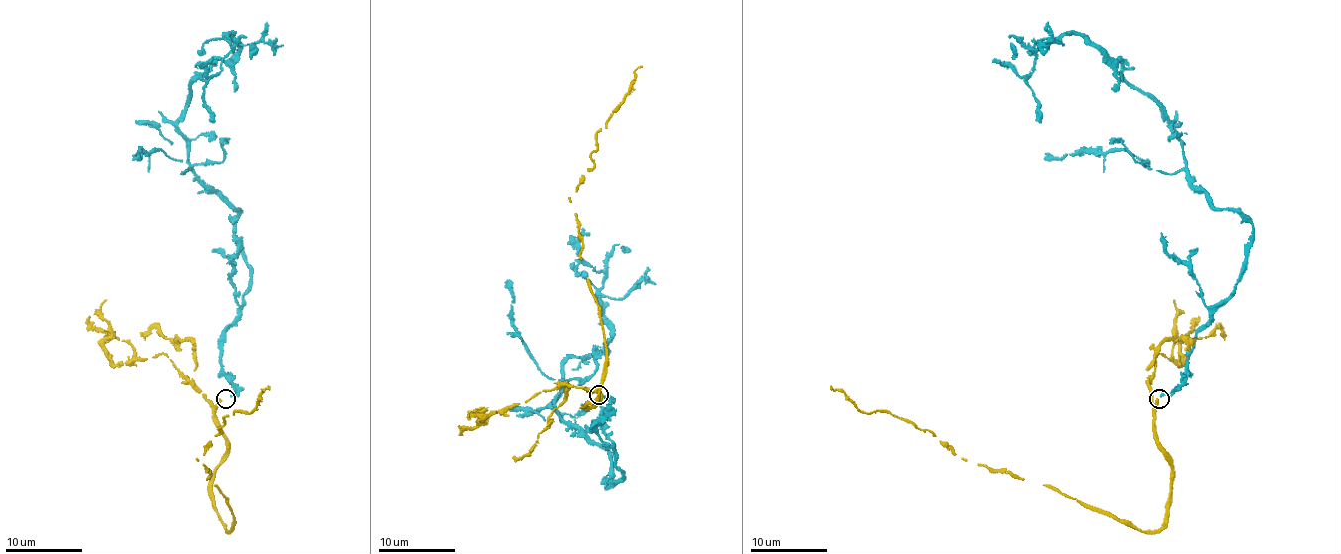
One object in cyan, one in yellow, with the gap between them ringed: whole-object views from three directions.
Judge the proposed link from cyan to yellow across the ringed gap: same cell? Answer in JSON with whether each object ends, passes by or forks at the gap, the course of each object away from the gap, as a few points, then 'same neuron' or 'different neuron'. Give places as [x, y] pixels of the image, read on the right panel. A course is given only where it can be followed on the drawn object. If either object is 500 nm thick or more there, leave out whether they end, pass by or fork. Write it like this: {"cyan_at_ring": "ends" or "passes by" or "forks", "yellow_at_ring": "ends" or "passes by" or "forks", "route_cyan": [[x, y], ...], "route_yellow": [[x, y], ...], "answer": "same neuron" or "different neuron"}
{"cyan_at_ring": "ends", "yellow_at_ring": "ends", "route_cyan": [[1159, 396], [1234, 290], [1251, 223], [1192, 183], [1171, 120], [1081, 35], [1037, 53], [1039, 122]], "route_yellow": [[1158, 400], [1171, 505], [1159, 528], [1138, 530], [962, 459], [830, 386]], "answer": "same neuron"}

